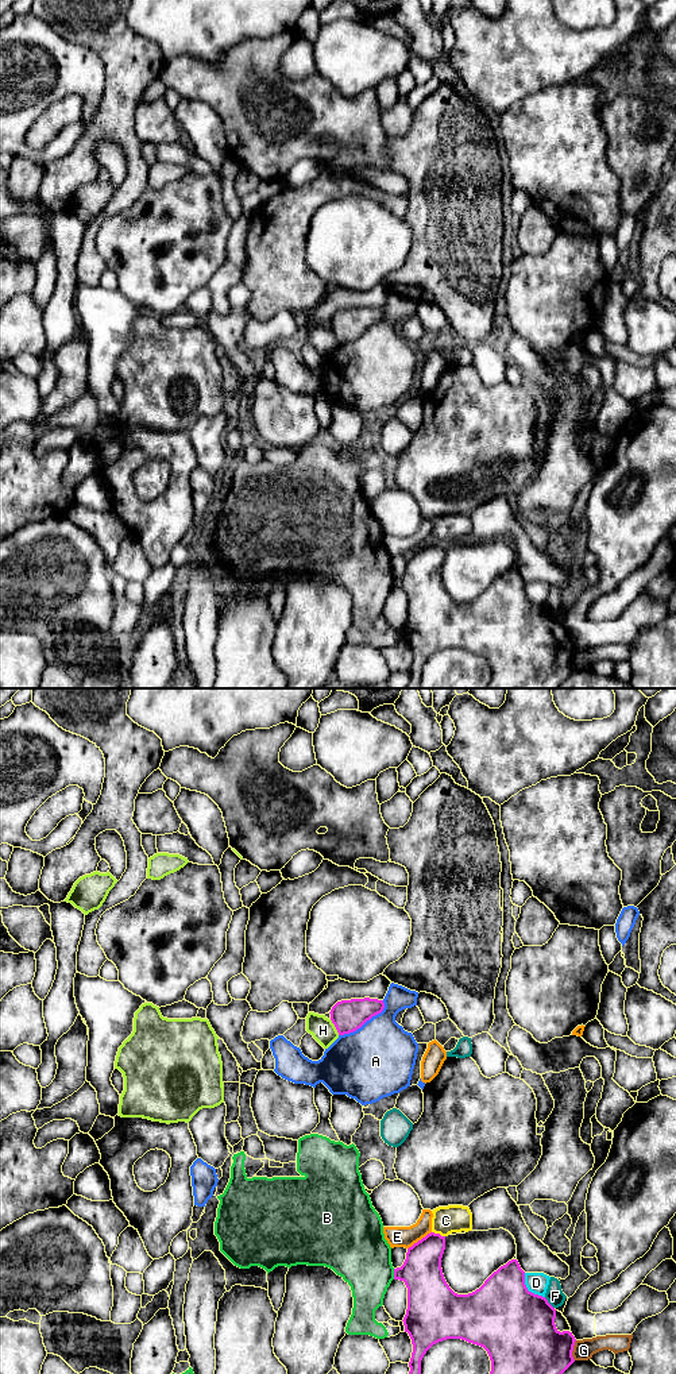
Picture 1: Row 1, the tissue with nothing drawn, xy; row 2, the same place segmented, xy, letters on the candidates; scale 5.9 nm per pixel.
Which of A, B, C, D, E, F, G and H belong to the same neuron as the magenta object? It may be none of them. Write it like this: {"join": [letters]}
{"join": []}

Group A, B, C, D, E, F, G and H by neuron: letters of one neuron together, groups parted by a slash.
A / B / C / D / E / F / G / H

